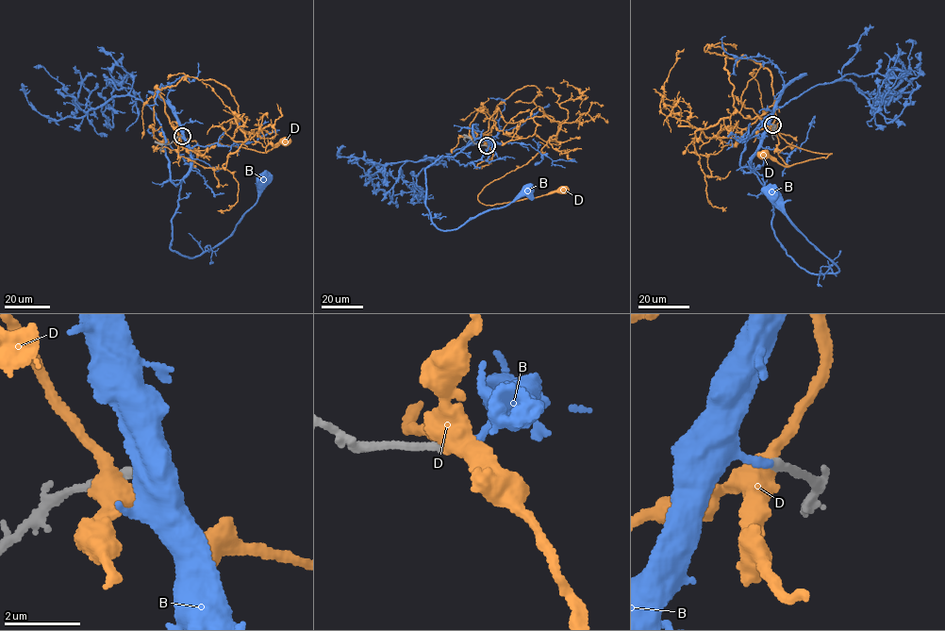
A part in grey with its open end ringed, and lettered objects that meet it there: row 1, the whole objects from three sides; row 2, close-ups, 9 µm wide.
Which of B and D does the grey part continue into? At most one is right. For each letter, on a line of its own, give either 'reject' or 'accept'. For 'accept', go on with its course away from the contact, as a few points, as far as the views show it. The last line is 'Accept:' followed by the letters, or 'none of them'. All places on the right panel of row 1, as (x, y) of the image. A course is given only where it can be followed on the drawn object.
B: accept | via (772, 124), (750, 166), (771, 198), (774, 235), (800, 266), (837, 273), (770, 194)
D: reject
Accept: B

